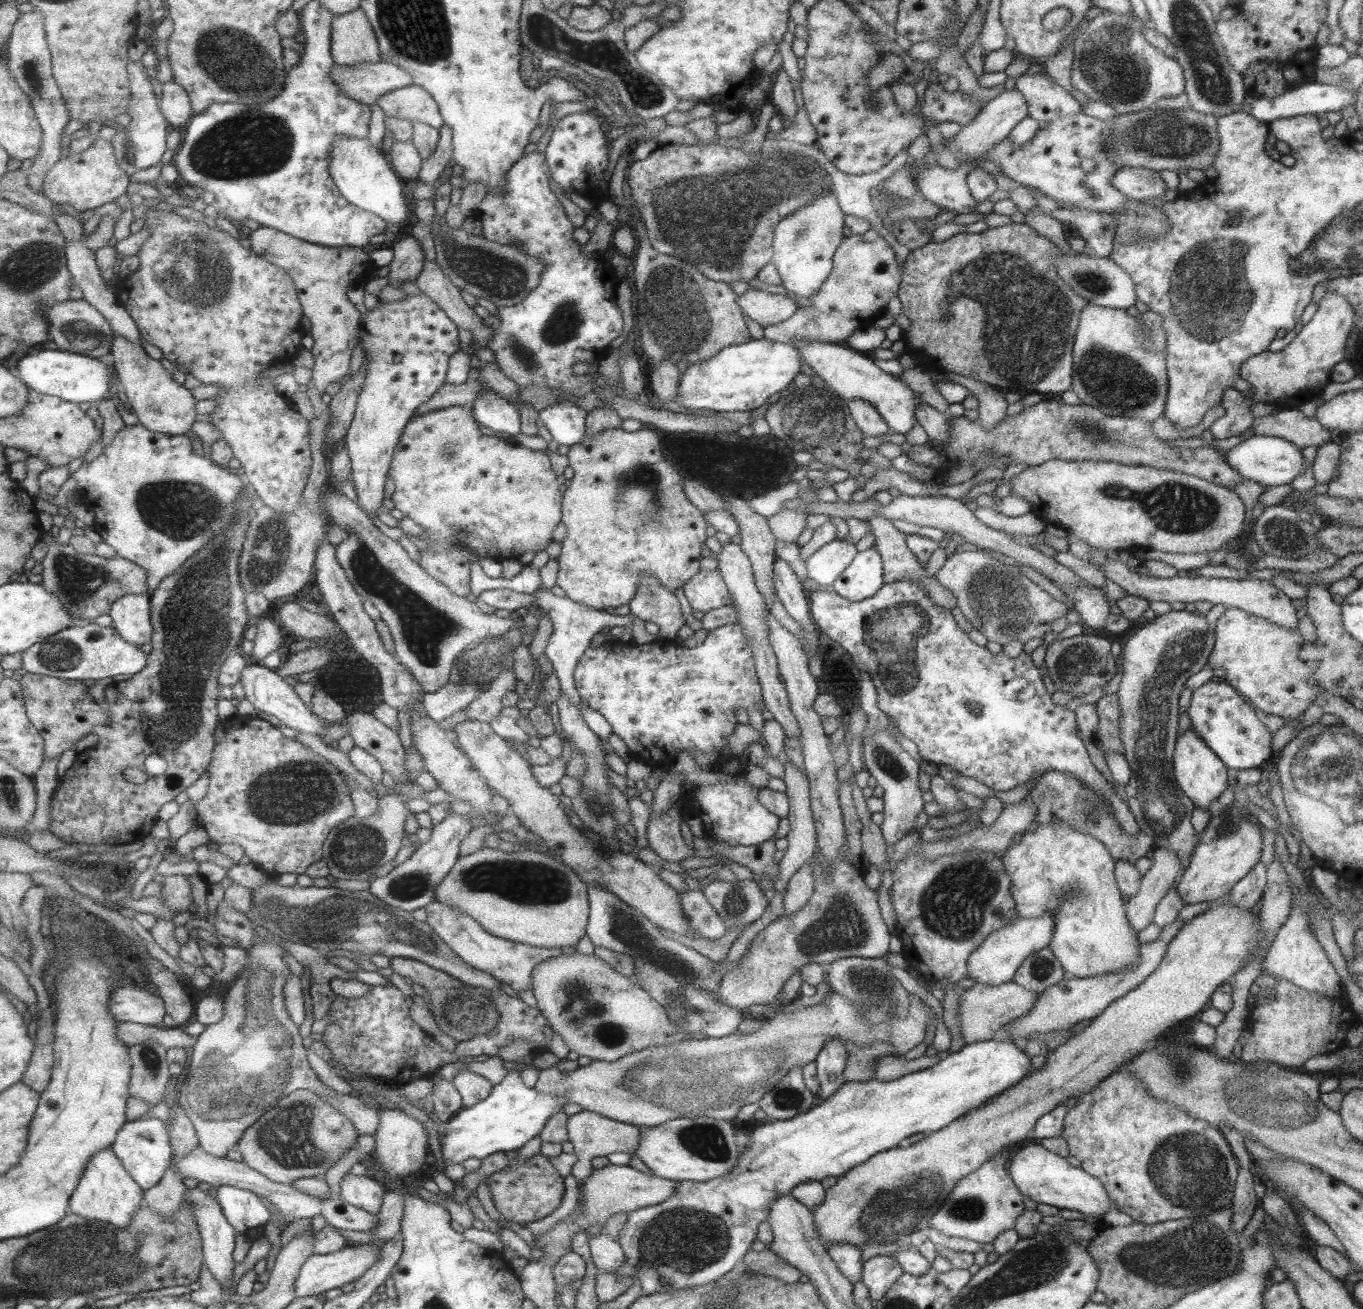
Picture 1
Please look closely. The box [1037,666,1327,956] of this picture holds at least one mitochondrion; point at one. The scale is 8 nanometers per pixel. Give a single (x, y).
(1091, 810)

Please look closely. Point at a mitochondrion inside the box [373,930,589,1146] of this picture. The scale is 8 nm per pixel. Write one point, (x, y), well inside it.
(463, 1011)

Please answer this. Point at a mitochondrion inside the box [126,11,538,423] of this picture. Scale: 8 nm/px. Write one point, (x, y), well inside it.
(249, 144)

